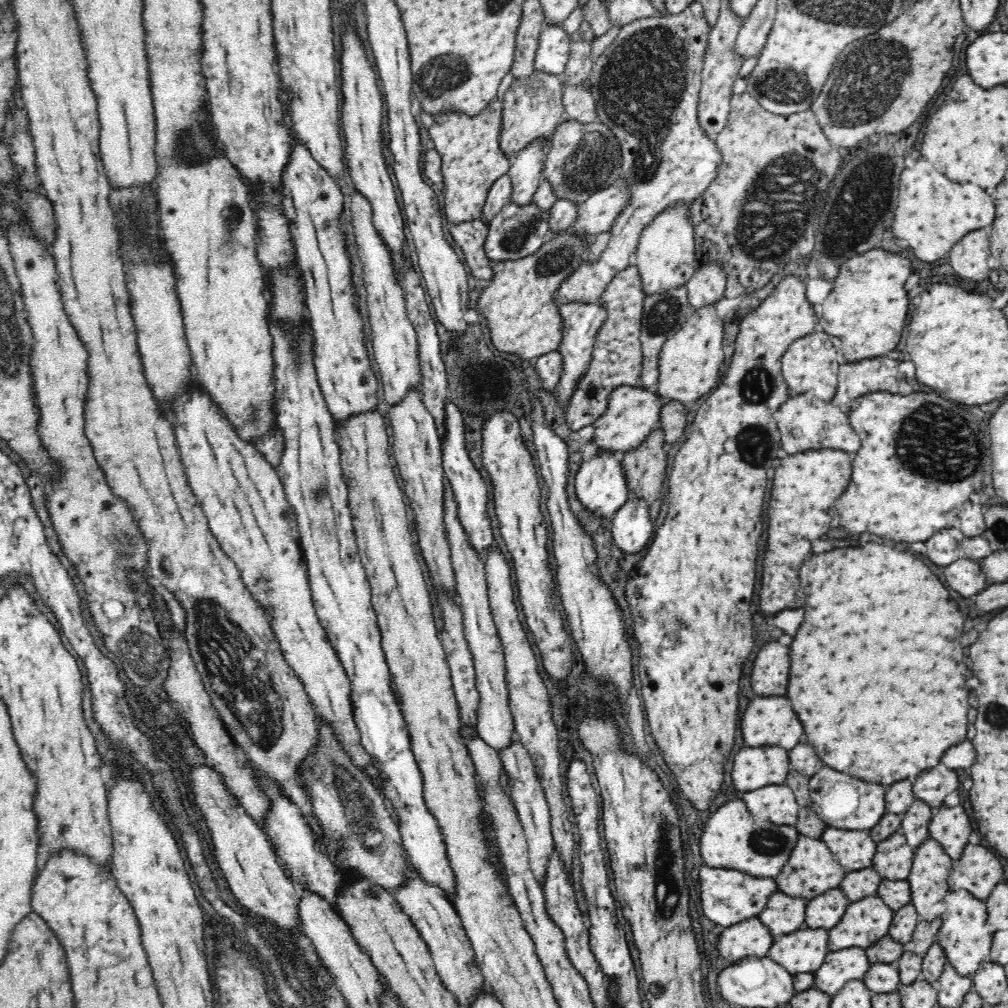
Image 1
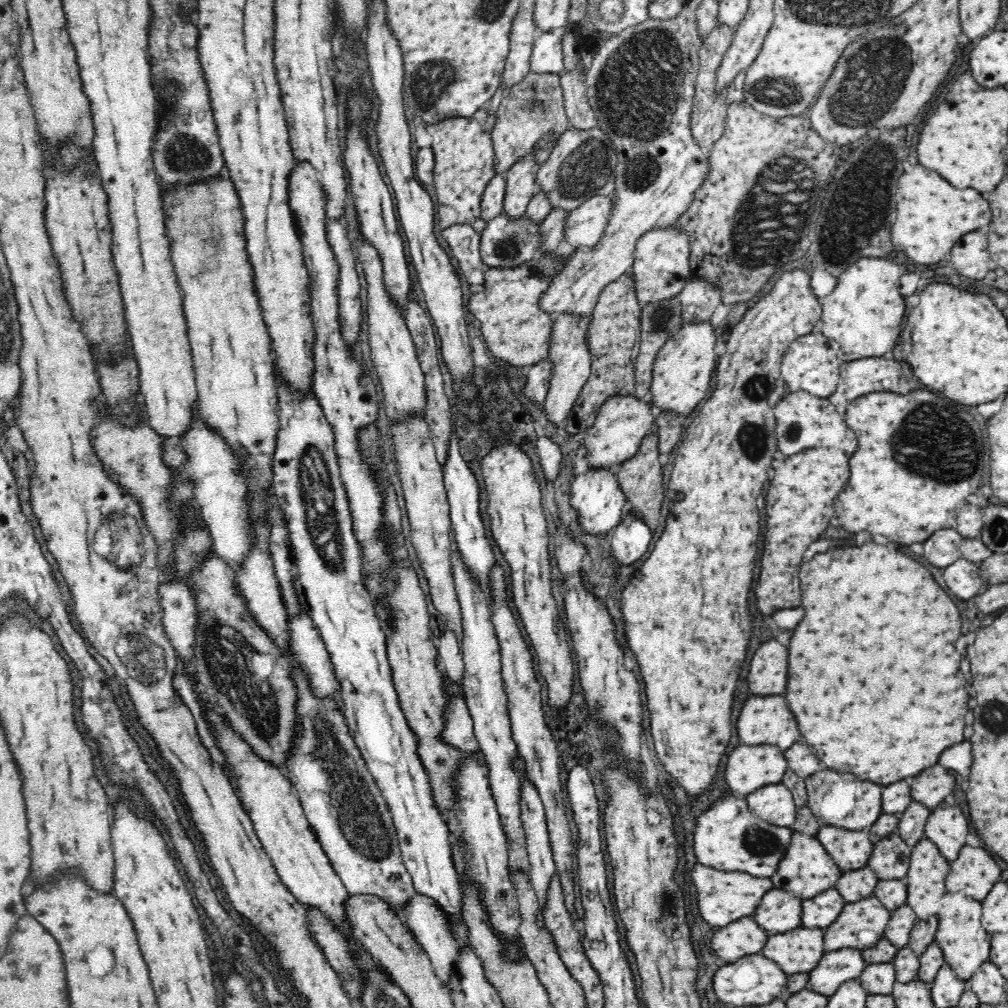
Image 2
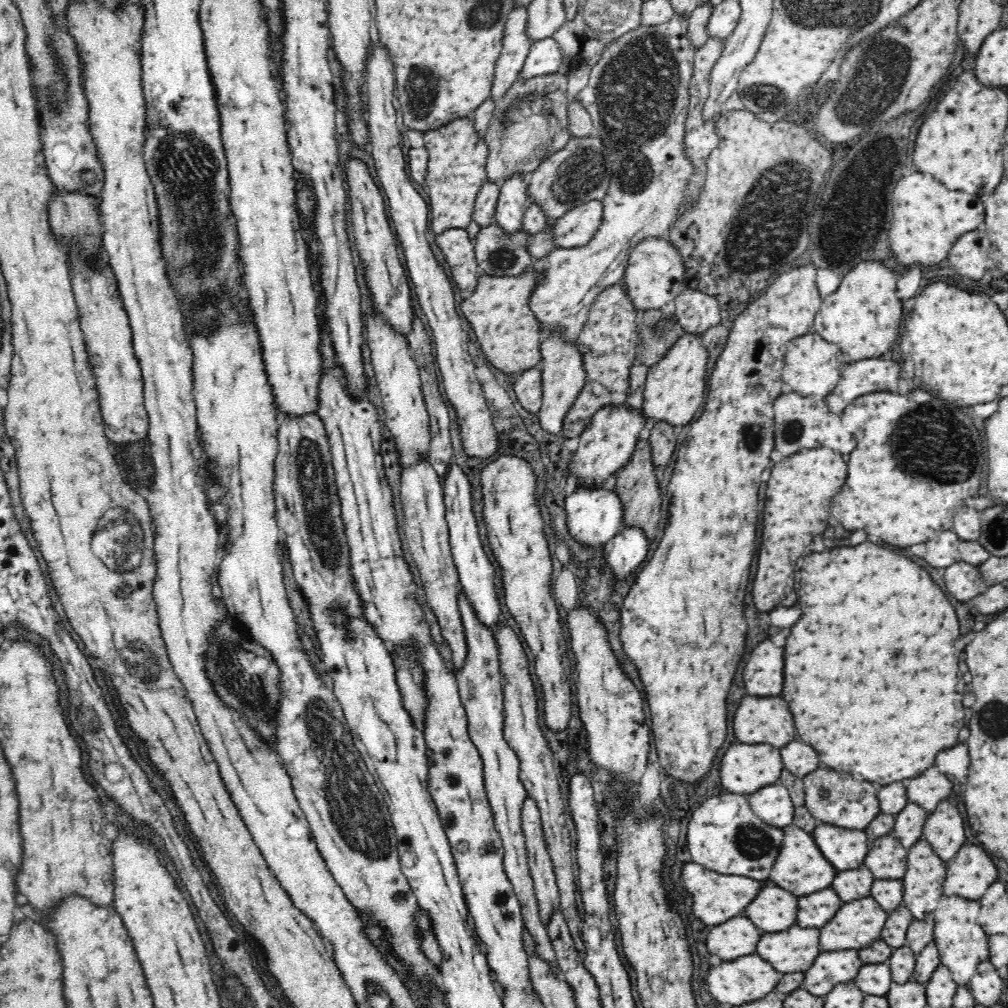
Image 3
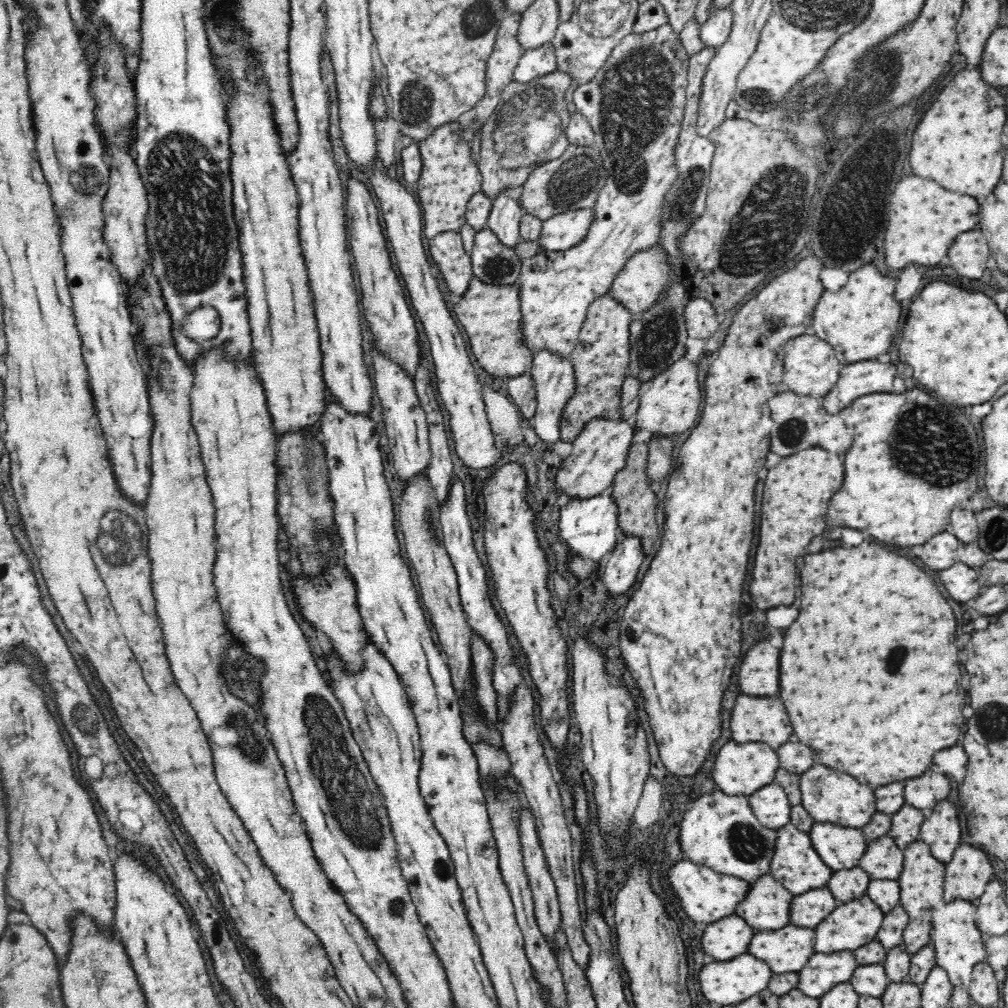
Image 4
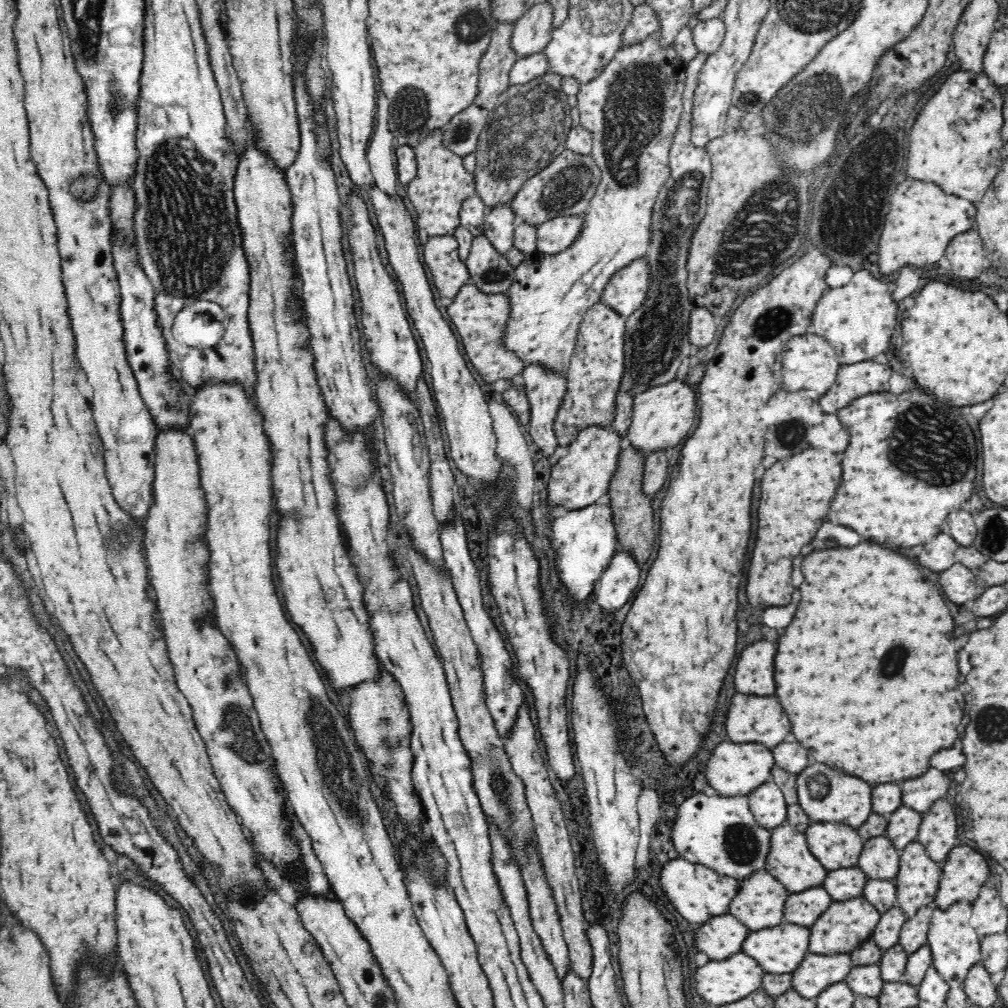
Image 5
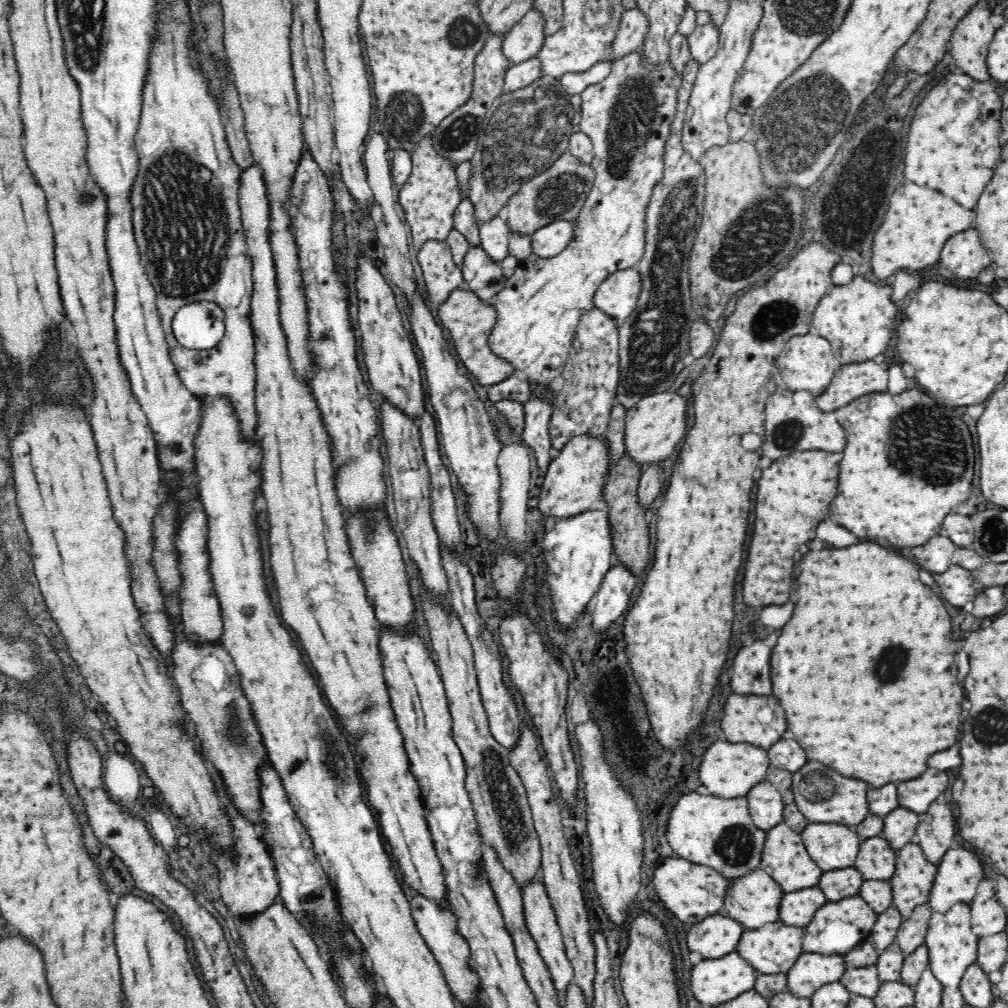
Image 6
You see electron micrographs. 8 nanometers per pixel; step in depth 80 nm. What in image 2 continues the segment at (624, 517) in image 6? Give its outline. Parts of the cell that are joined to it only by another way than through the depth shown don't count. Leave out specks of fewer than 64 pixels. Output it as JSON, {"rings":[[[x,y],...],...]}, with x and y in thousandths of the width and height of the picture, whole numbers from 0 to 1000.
{"rings":[[[647,429],[637,436],[633,448],[615,461],[612,471],[613,483],[621,493],[621,507],[635,513],[645,523],[647,530],[650,524],[655,522],[655,503],[659,494],[657,464],[653,458],[653,452],[653,434]]]}

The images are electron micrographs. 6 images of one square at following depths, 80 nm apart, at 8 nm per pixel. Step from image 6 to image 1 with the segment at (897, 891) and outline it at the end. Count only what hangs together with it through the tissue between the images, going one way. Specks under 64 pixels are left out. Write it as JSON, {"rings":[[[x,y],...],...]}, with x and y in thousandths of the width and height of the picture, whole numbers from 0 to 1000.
{"rings":[[[921,831],[907,841],[905,863],[899,873],[903,877],[904,896],[915,913],[927,913],[936,905],[942,863],[944,853],[929,833]]]}

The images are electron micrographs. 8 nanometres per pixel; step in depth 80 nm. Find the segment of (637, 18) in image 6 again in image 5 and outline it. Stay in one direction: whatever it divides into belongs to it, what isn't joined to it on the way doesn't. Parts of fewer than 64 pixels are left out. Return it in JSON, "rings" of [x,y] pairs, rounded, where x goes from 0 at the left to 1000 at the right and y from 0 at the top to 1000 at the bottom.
{"rings":[[[634,5],[628,8],[627,18],[621,25],[615,40],[615,48],[639,42],[653,30],[653,17],[645,6]]]}

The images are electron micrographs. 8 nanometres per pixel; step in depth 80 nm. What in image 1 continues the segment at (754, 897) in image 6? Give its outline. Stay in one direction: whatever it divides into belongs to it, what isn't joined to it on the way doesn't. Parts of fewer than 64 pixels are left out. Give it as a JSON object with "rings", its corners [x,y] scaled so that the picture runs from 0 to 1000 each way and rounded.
{"rings":[[[770,885],[762,891],[760,901],[751,910],[761,922],[764,922],[768,930],[774,930],[800,921],[798,901],[798,891],[784,891],[776,885]]]}

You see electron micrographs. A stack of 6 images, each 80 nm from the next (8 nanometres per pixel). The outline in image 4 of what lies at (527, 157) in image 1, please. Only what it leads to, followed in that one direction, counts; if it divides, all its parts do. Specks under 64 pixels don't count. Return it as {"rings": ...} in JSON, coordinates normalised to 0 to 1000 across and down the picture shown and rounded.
{"rings":[[[504,188],[489,198],[482,225],[498,243],[510,246],[516,241],[515,223],[519,214],[513,189]]]}

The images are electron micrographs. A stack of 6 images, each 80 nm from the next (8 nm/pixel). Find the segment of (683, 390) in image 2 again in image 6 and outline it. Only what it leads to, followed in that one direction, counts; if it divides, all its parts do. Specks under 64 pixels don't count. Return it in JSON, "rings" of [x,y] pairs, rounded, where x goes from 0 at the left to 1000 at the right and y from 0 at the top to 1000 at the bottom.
{"rings":[[[661,388],[640,393],[626,406],[621,408],[619,417],[619,441],[621,451],[639,466],[643,461],[650,461],[667,451],[671,442],[681,431],[681,407],[683,401],[670,388]]]}

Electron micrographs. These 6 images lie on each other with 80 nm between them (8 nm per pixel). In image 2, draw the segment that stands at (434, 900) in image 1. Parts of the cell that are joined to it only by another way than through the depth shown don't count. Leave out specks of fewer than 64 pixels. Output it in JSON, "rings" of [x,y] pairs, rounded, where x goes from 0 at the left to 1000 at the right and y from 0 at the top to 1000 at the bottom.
{"rings":[[[417,886],[412,888],[402,897],[397,909],[403,914],[403,918],[411,927],[413,935],[419,939],[431,959],[434,969],[440,975],[446,973],[445,969],[450,968],[450,954],[454,950],[454,938],[448,932],[444,924],[444,915],[442,915],[442,906],[427,893],[427,890],[421,890]]]}

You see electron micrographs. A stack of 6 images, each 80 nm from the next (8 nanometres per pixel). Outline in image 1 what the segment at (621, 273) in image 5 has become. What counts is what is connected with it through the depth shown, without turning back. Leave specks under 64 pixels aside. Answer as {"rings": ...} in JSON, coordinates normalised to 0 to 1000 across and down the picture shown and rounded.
{"rings":[[[671,204],[657,210],[641,224],[629,252],[639,294],[660,291],[662,288],[680,284],[689,272],[692,263],[688,251],[688,228],[684,218],[684,204]]]}

